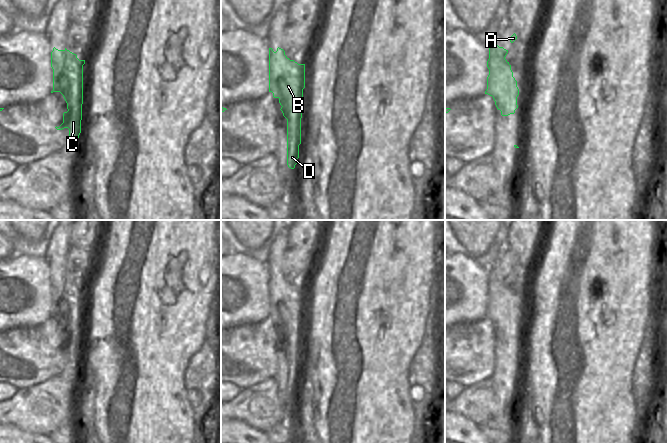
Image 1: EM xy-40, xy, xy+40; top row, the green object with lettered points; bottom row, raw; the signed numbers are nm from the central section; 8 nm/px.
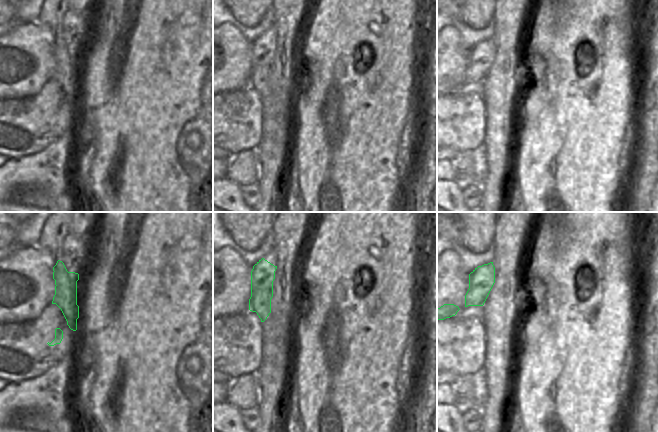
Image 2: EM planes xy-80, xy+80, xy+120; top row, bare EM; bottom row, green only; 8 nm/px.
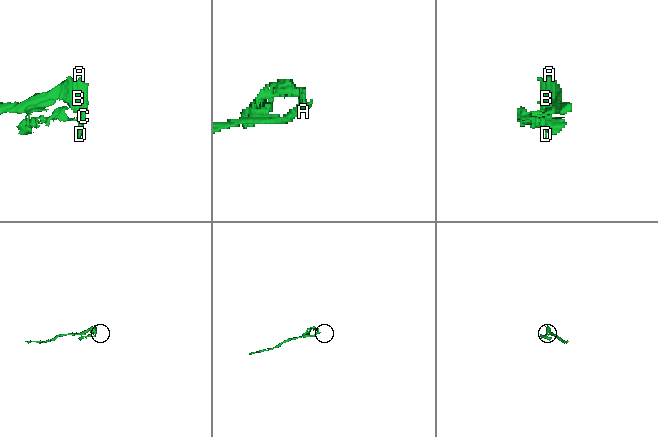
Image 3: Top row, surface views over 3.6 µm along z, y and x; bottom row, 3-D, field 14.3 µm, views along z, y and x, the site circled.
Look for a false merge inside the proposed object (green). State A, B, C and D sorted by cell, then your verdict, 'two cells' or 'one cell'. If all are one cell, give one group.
A / B C D; two cells

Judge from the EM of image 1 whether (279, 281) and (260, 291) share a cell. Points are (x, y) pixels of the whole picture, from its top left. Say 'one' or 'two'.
two

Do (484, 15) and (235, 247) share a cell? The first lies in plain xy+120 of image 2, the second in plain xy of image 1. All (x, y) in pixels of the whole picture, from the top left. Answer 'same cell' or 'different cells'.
different cells

